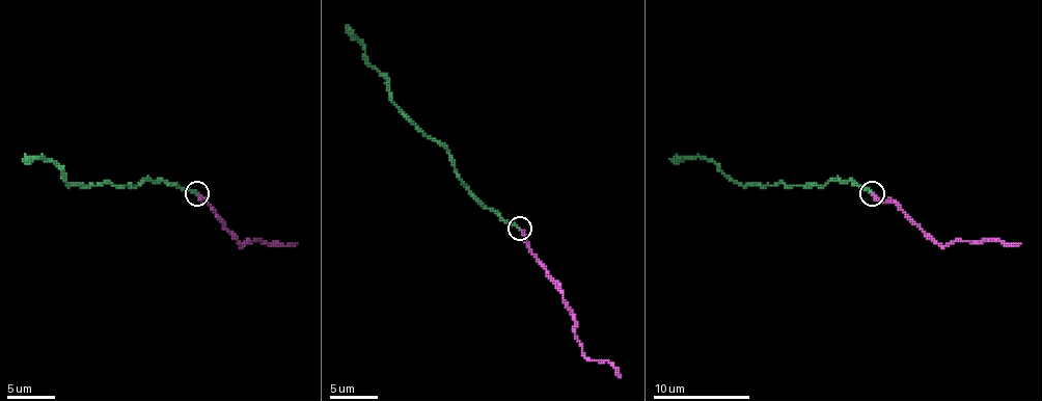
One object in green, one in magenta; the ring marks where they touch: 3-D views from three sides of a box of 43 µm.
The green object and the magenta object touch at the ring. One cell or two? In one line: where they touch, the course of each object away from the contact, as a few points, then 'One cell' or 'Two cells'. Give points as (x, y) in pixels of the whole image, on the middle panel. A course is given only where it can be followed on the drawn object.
Place: (520, 229). Course of green: (519, 228), (486, 206), (459, 177), (451, 155), (391, 100), (389, 83), (346, 25). Course of magenta: (519, 228), (526, 237), (529, 251), (572, 315), (582, 353), (608, 363), (621, 377). One cell

